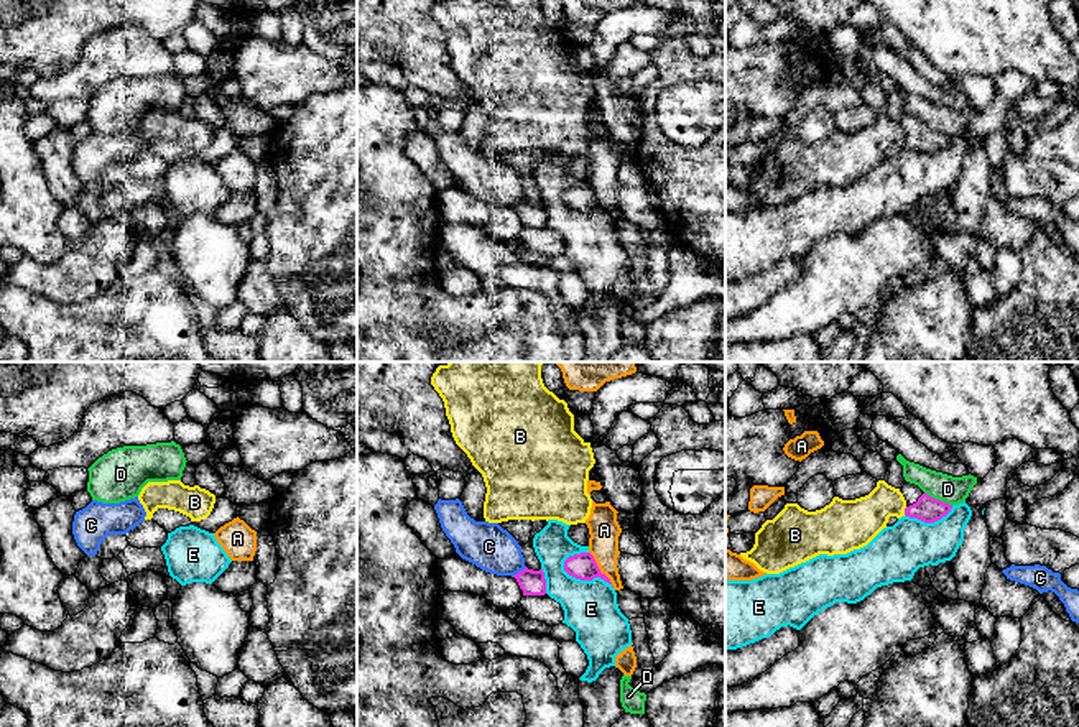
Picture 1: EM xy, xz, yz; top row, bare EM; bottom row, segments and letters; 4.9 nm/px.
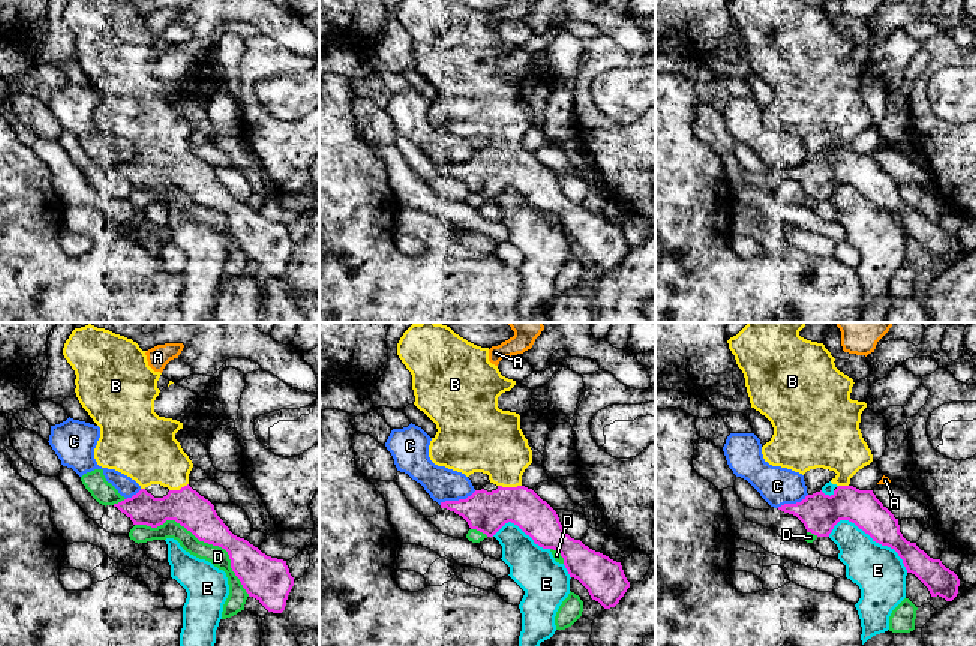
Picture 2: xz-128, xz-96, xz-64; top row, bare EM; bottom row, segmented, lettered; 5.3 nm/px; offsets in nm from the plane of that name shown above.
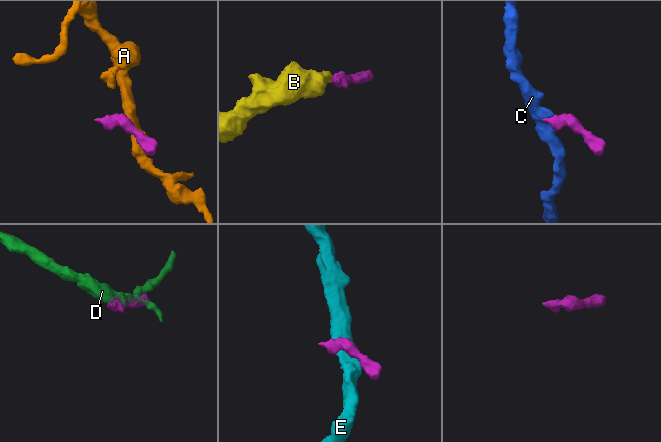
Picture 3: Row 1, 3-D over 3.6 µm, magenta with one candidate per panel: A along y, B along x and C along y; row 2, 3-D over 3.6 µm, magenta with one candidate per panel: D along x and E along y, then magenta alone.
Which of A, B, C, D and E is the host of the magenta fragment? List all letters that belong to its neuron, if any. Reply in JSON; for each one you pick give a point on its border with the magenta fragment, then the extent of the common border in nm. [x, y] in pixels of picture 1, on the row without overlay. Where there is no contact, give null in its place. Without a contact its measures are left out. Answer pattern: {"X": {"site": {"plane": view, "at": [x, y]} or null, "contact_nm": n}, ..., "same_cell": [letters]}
{"B": {"site": {"plane": "yz", "at": [905, 142]}, "contact_nm": 40}, "same_cell": ["B"]}

